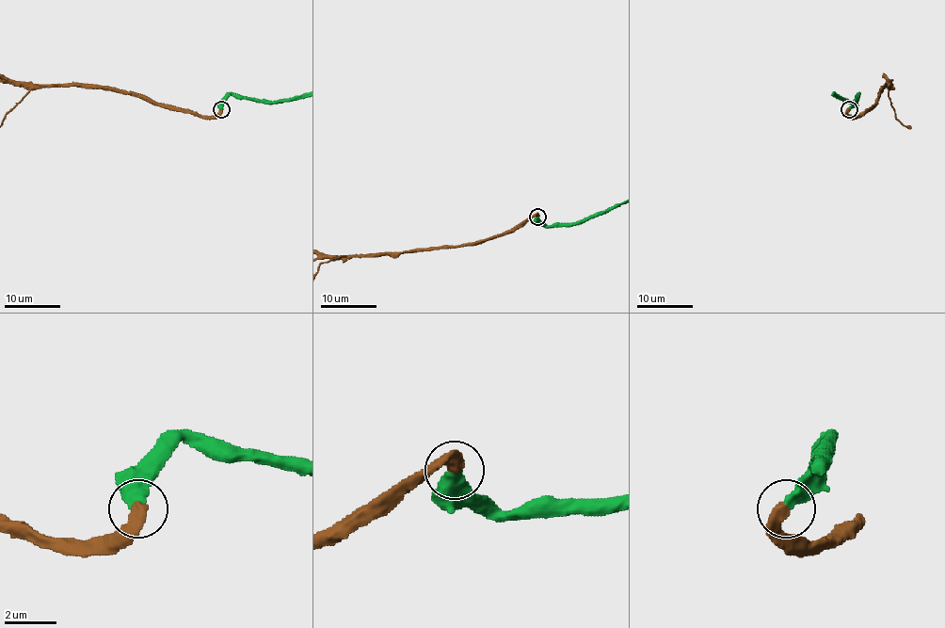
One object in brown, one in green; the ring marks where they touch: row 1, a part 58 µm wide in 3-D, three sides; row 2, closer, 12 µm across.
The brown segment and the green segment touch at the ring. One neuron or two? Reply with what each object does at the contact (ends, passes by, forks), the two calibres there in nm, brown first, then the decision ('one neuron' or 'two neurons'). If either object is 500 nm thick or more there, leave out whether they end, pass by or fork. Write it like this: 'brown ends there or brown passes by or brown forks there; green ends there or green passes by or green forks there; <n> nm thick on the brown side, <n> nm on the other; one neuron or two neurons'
550 nm thick on the brown side, 550 nm on the other; one neuron

